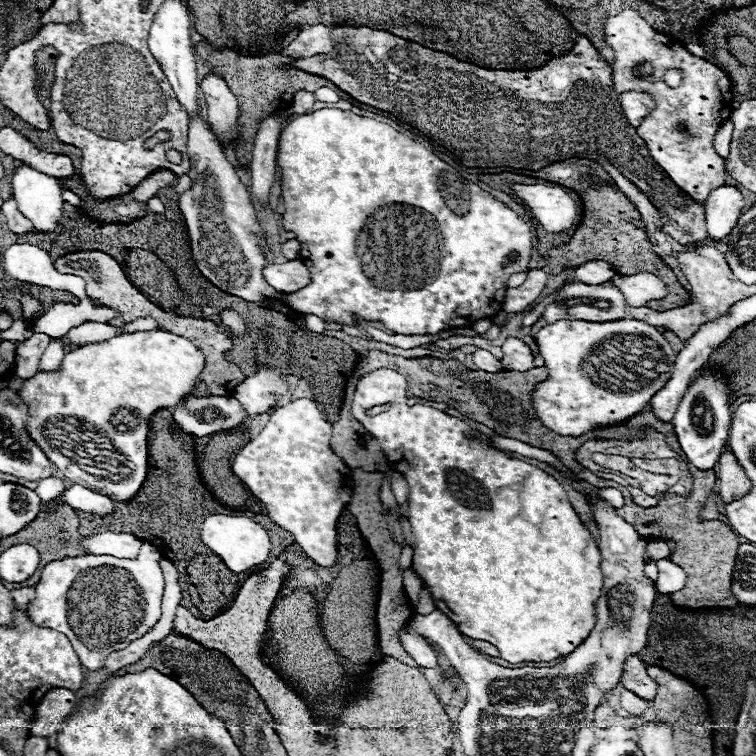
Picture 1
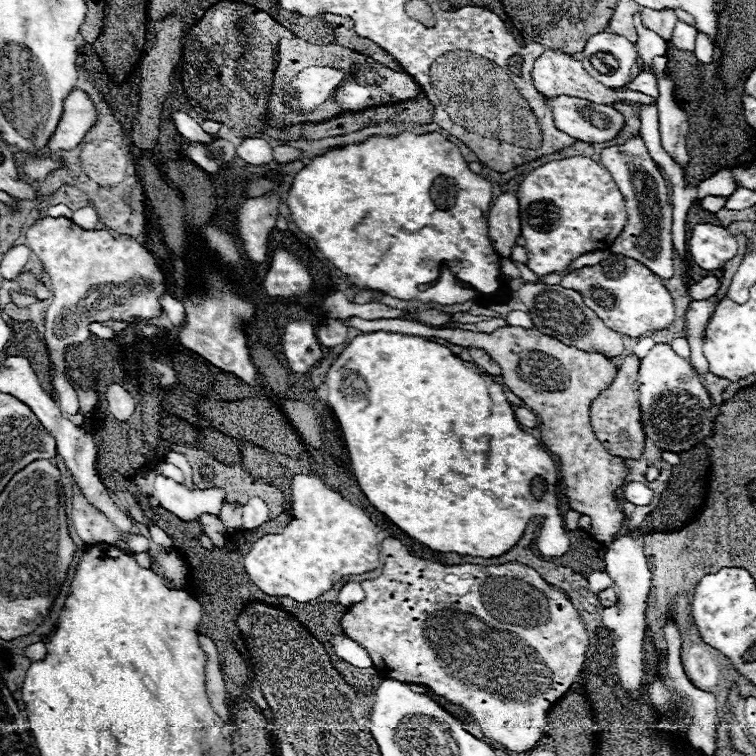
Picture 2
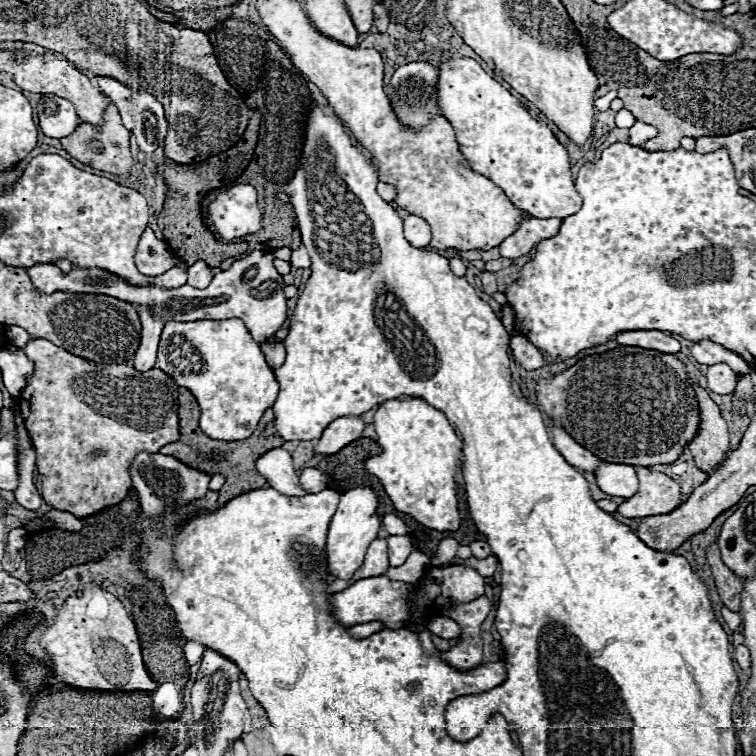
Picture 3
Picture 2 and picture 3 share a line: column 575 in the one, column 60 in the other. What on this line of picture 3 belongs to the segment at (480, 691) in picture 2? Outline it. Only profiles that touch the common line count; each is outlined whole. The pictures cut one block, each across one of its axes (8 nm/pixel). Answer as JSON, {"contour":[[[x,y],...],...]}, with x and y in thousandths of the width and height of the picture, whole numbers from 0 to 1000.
{"contour":[[[111,772],[106,783],[85,794],[71,825],[56,836],[53,854],[66,868],[71,894],[98,910],[146,915],[206,910],[188,876],[177,820],[167,812],[161,796],[130,772]]]}

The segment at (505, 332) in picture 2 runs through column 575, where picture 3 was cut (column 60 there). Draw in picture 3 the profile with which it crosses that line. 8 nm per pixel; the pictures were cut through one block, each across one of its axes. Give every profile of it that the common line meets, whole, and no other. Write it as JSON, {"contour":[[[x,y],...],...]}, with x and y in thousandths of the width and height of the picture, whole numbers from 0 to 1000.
{"contour":[[[58,447],[40,450],[29,463],[45,479],[45,495],[29,516],[24,534],[48,595],[48,616],[56,627],[58,661],[69,672],[93,677],[101,685],[111,685],[140,669],[161,664],[175,646],[169,630],[172,608],[188,595],[204,601],[214,590],[235,582],[238,511],[212,487],[185,492],[167,476],[156,481],[124,481],[71,458]]]}

